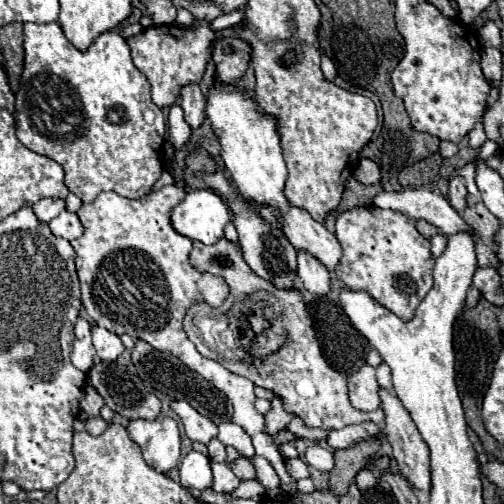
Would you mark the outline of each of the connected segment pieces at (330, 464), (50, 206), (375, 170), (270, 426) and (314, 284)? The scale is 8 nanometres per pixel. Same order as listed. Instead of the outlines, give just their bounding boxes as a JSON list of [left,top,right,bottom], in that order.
[[306,444,334,472],[32,198,64,222],[354,158,382,185],[265,400,290,436],[298,252,330,296]]

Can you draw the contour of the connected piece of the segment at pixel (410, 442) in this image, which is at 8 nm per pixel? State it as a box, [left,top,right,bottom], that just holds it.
[380,388,430,490]

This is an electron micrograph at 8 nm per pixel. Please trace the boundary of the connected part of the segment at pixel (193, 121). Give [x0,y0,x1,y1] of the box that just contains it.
[180,84,206,130]

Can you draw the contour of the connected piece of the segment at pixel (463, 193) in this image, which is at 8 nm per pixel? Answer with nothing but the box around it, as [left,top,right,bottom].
[448,178,468,210]

